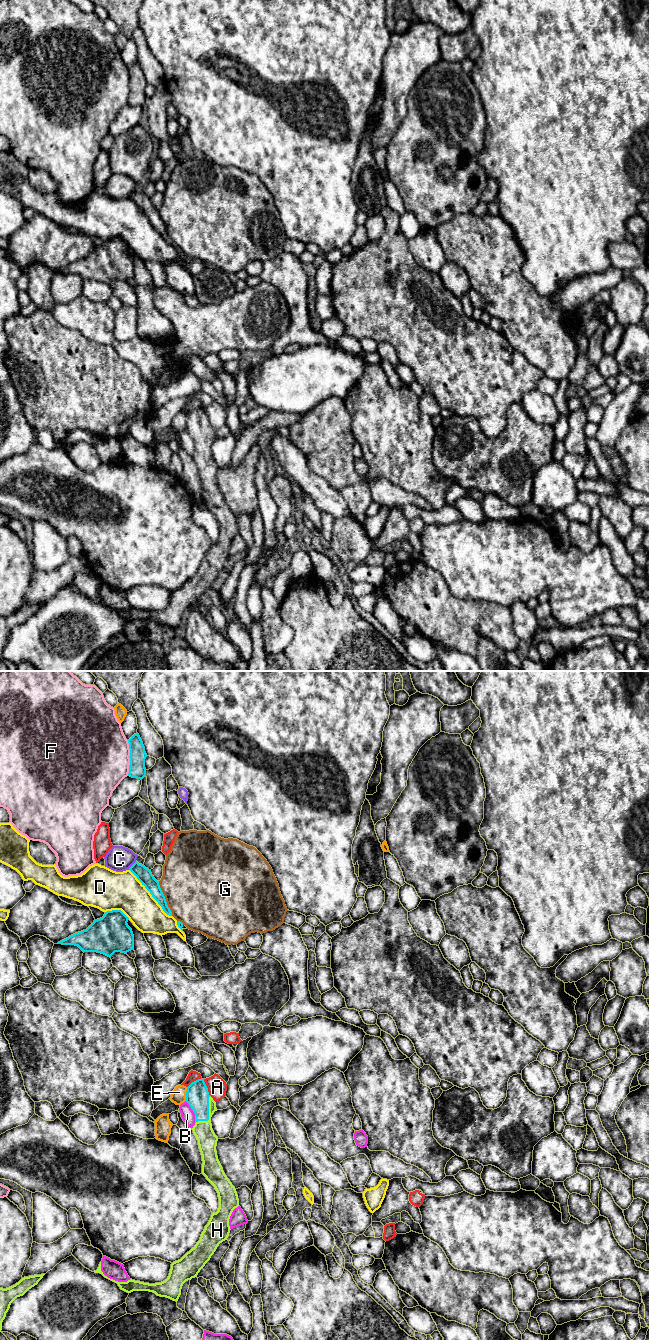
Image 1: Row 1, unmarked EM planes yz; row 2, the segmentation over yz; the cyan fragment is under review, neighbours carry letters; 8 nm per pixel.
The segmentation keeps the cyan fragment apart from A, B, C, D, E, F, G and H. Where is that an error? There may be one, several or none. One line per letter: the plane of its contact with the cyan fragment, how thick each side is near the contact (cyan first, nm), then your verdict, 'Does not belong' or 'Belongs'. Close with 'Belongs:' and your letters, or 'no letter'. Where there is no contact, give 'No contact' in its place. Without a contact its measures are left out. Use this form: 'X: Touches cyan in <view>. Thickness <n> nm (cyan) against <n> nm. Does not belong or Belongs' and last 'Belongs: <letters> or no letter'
A: Touches cyan in yz. Thickness 190 nm (cyan) against 160 nm. Does not belong
B: Touches cyan in yz. Thickness 190 nm (cyan) against 110 nm. Does not belong
C: Touches cyan in yz. Thickness 120 nm (cyan) against 200 nm. Does not belong
D: Touches cyan in yz. Thickness 120 nm (cyan) against 300 nm. Does not belong
E: Touches cyan in yz. Thickness 190 nm (cyan) against 120 nm. Does not belong
F: Touches cyan in yz. Thickness 130 nm (cyan) against 500 nm. Does not belong
G: Touches cyan in yz. Thickness 120 nm (cyan) against 480 nm. Does not belong
H: Touches cyan in yz. Thickness 190 nm (cyan) against 160 nm. Belongs
Belongs: H

